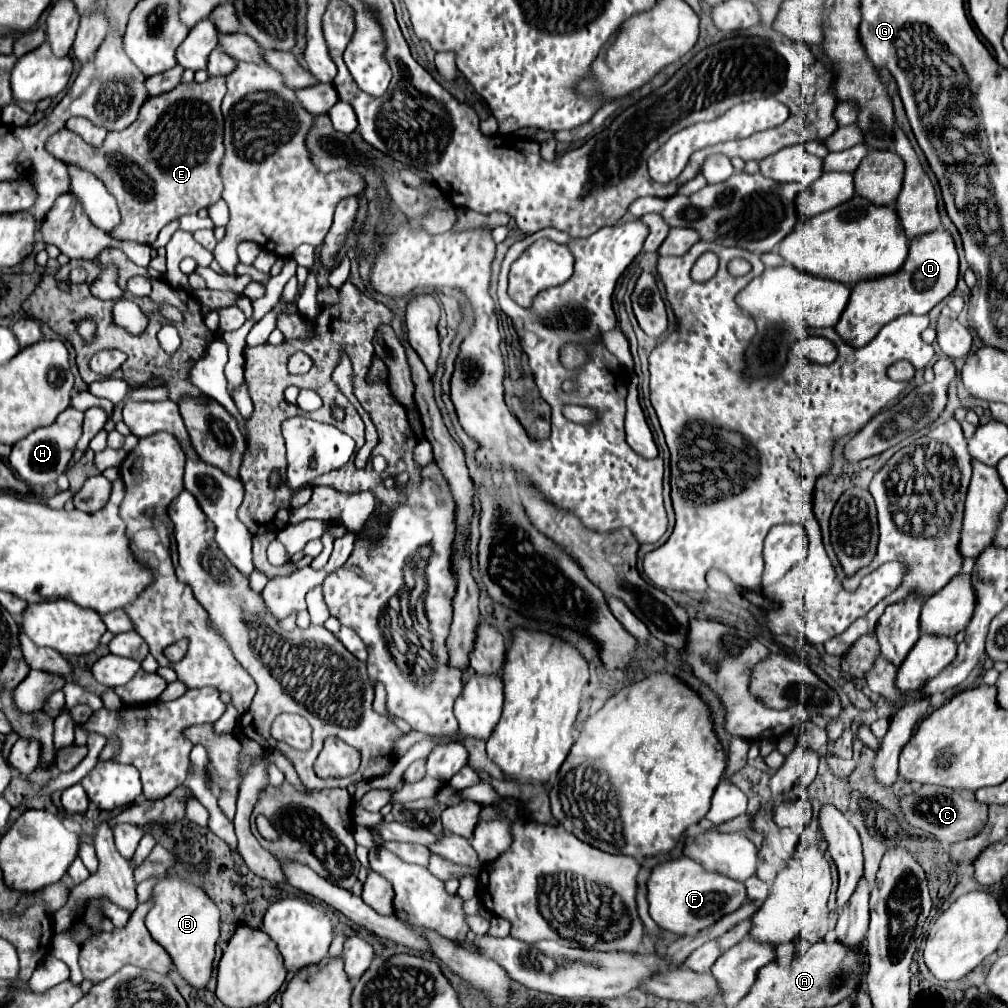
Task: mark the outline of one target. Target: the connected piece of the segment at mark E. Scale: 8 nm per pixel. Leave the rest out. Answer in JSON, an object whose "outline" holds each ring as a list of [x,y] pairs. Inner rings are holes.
{"outline":[[[224,76],[208,78],[202,84],[178,84],[174,90],[164,92],[156,98],[148,98],[140,108],[136,122],[120,132],[108,132],[104,144],[100,148],[88,146],[78,134],[62,128],[48,140],[48,152],[62,160],[64,164],[80,166],[96,174],[108,188],[108,192],[116,198],[118,210],[122,216],[120,226],[110,230],[108,234],[116,240],[136,240],[144,244],[152,244],[158,232],[172,220],[184,214],[196,214],[200,208],[208,208],[210,204],[220,200],[222,194],[222,180],[218,176],[218,166],[224,154],[222,146],[222,130],[224,118],[220,112],[220,102],[226,94]]]}

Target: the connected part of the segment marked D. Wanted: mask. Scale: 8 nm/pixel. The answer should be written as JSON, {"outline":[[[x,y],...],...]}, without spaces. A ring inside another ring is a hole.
{"outline":[[[938,228],[932,234],[922,234],[910,242],[908,260],[898,272],[872,280],[860,280],[852,286],[848,306],[836,324],[836,332],[846,344],[860,348],[868,344],[880,332],[880,328],[894,318],[902,314],[928,314],[938,302],[954,292],[958,282],[958,268],[960,260],[956,244],[948,230]]]}

